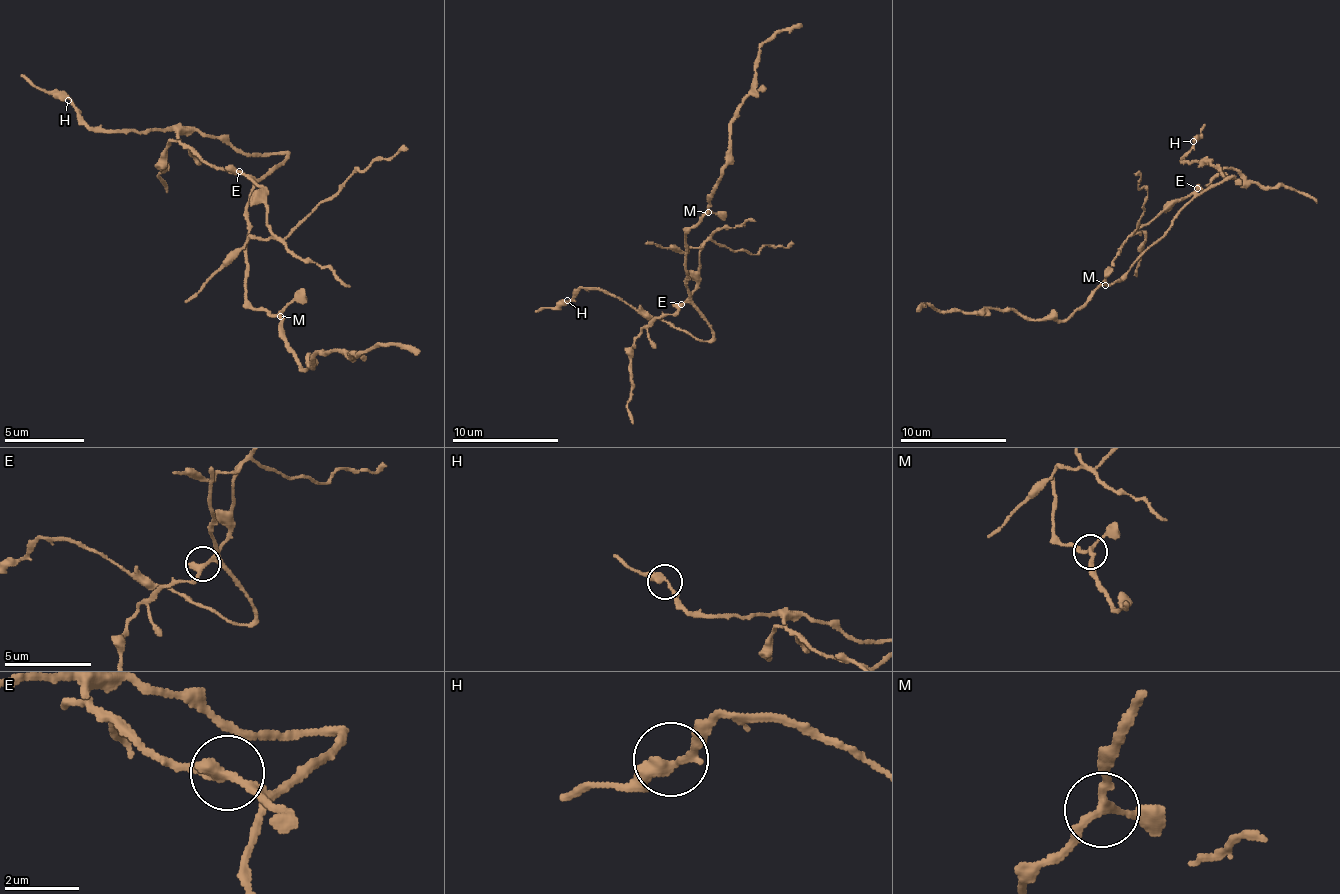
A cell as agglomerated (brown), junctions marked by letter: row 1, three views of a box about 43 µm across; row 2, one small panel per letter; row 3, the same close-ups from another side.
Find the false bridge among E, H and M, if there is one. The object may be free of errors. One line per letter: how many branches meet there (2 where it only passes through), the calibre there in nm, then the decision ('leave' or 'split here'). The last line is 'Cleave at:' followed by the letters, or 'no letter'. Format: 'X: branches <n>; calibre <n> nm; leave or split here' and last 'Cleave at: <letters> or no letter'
E: branches 2; calibre 320 nm; split here
H: branches 2; calibre 320 nm; leave
M: branches 3; calibre 200 nm; leave
Cleave at: E

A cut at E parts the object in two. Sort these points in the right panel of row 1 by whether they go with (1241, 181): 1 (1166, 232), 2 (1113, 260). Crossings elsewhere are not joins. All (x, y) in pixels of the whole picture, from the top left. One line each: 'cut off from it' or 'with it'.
1: cut off from it
2: with it

